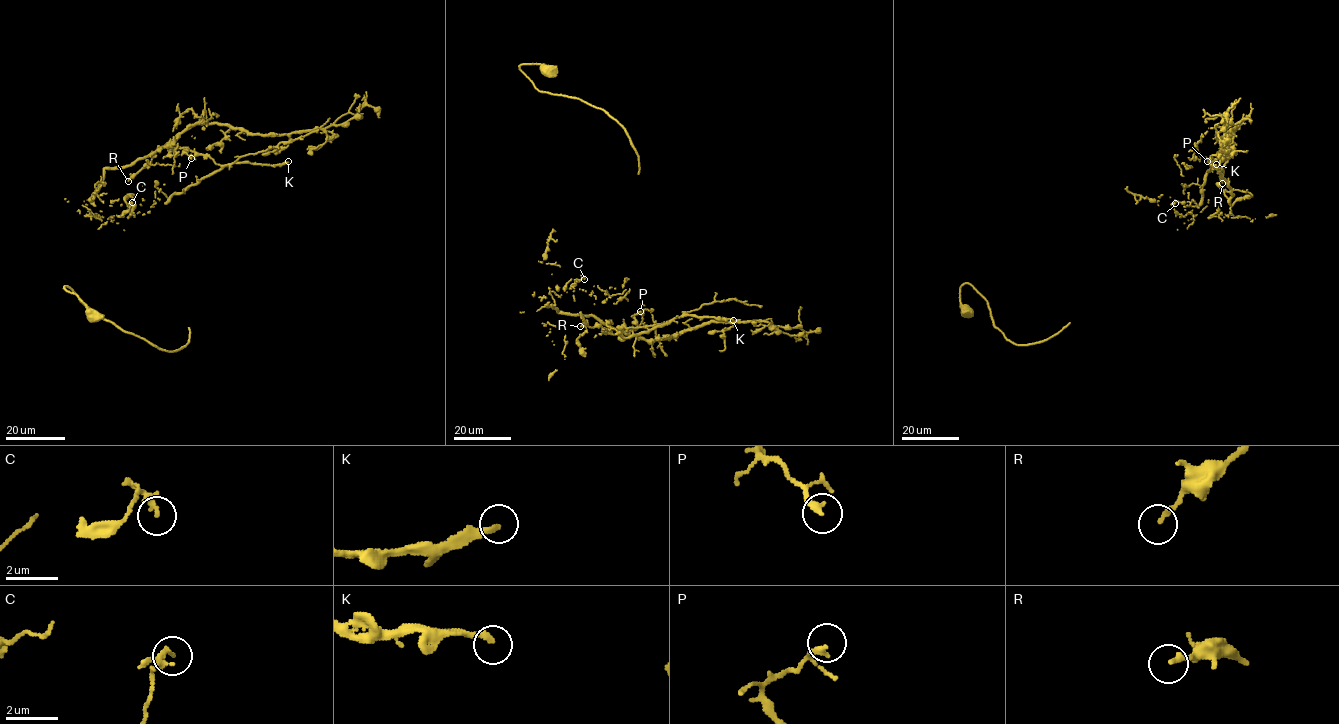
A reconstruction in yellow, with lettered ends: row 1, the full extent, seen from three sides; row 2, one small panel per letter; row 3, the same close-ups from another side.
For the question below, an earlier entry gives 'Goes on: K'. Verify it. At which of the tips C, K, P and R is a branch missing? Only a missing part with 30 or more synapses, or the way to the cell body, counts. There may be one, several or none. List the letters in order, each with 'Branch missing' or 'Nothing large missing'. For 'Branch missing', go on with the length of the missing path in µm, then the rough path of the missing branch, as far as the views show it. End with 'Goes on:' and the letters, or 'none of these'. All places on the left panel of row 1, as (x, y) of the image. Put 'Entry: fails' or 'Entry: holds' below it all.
C: Nothing large missing
K: Branch missing. Missing length about 60 µm. Course of what is missing: (288, 161), (310, 162), (354, 154), (362, 151), (370, 134), (388, 132), (403, 141), (409, 135)
P: Nothing large missing
R: Nothing large missing
Goes on: K
Entry: holds

